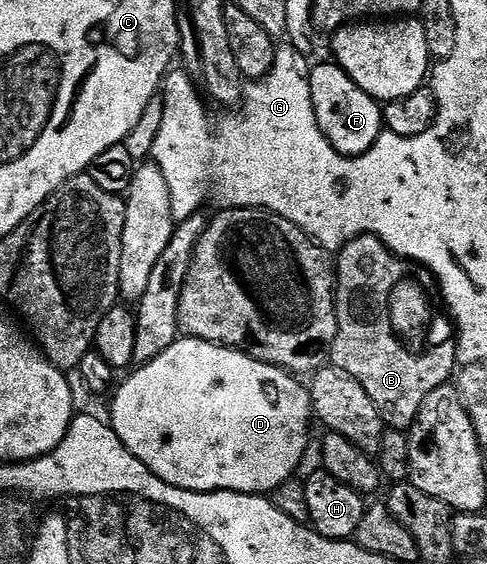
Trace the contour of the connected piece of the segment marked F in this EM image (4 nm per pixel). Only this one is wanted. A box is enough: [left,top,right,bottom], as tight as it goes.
[309,62,383,157]

